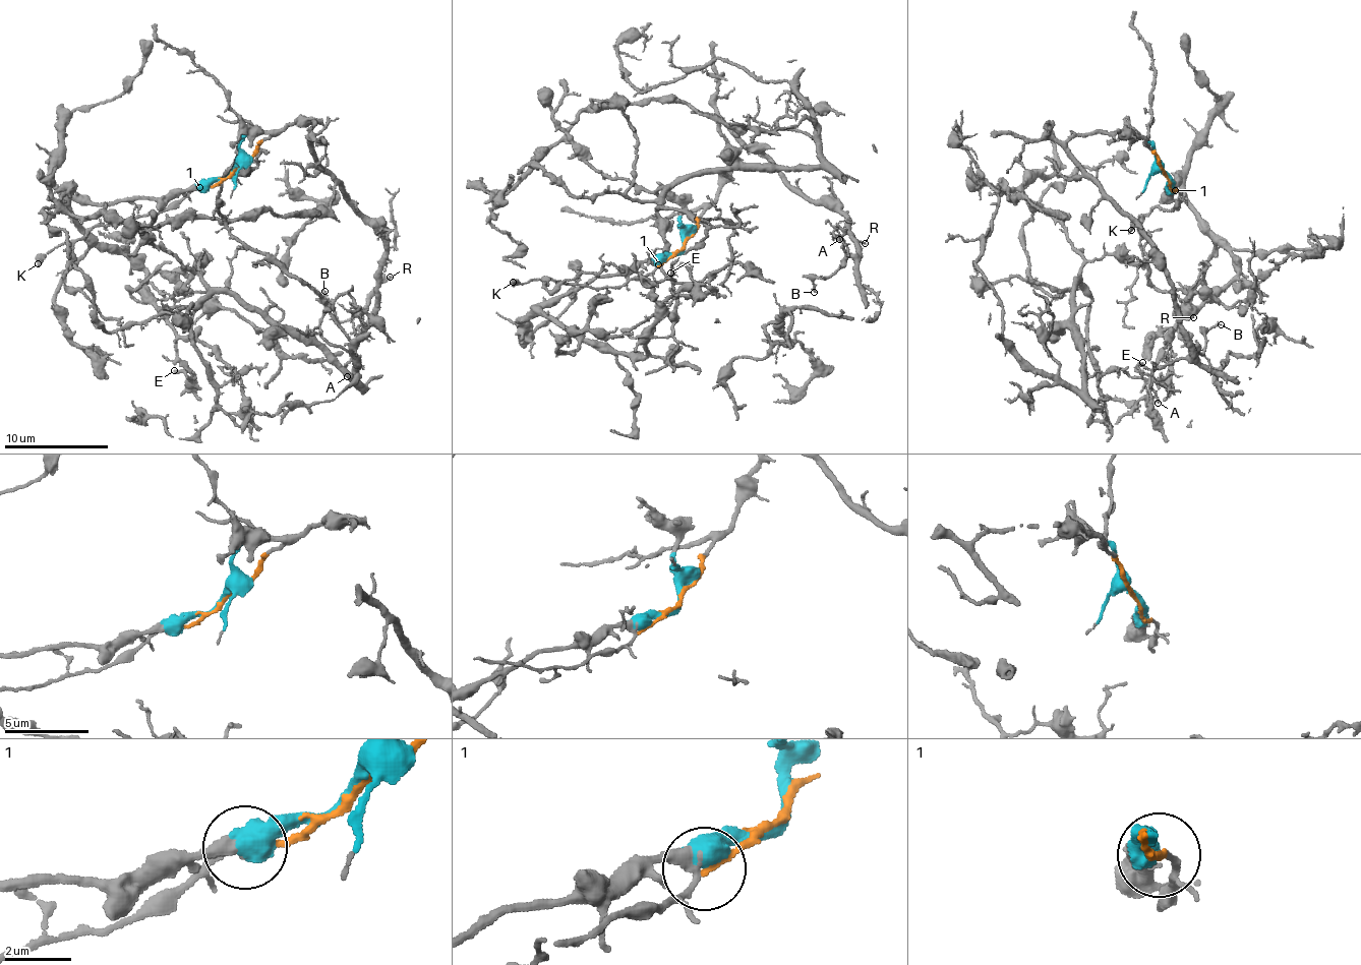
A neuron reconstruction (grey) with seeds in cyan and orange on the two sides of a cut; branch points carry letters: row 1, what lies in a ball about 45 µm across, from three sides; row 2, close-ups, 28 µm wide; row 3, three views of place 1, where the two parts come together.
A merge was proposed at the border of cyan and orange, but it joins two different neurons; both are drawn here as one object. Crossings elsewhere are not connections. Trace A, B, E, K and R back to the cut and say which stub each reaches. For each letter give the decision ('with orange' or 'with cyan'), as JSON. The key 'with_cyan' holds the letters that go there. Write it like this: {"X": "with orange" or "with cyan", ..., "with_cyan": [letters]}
{"A": "with orange", "B": "with orange", "E": "with cyan", "K": "with orange", "R": "with orange", "with_cyan": ["E"]}

